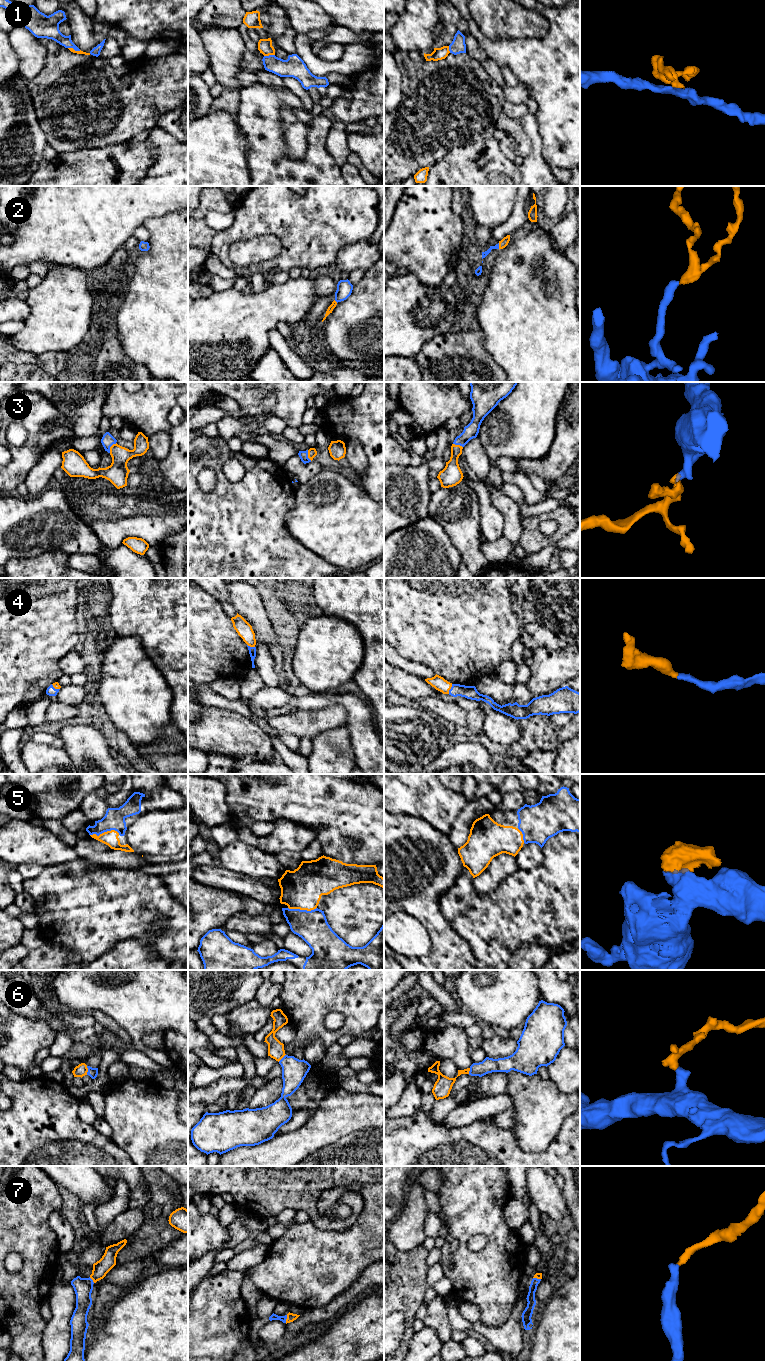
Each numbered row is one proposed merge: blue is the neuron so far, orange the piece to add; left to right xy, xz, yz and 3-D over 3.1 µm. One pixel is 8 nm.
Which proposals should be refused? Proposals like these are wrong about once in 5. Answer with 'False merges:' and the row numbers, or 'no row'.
False merges: no row

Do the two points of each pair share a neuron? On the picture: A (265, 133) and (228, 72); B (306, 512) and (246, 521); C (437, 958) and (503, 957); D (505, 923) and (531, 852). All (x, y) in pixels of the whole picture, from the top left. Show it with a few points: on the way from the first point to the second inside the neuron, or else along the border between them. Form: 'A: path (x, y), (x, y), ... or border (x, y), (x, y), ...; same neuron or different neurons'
A: border (244, 86), (238, 90); different neurons
B: border (294, 493), (286, 515), (293, 537); different neurons
C: border (460, 937), (467, 942), (475, 959); different neurons
D: border (543, 854), (536, 867), (518, 869); different neurons

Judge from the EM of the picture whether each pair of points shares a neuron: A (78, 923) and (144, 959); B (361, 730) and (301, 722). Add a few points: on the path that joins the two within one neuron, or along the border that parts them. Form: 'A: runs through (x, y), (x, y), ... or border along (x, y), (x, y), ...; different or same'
A: border along (139, 939), (120, 940), (97, 958); different
B: border along (326, 708), (341, 705), (346, 712), (346, 722); different

